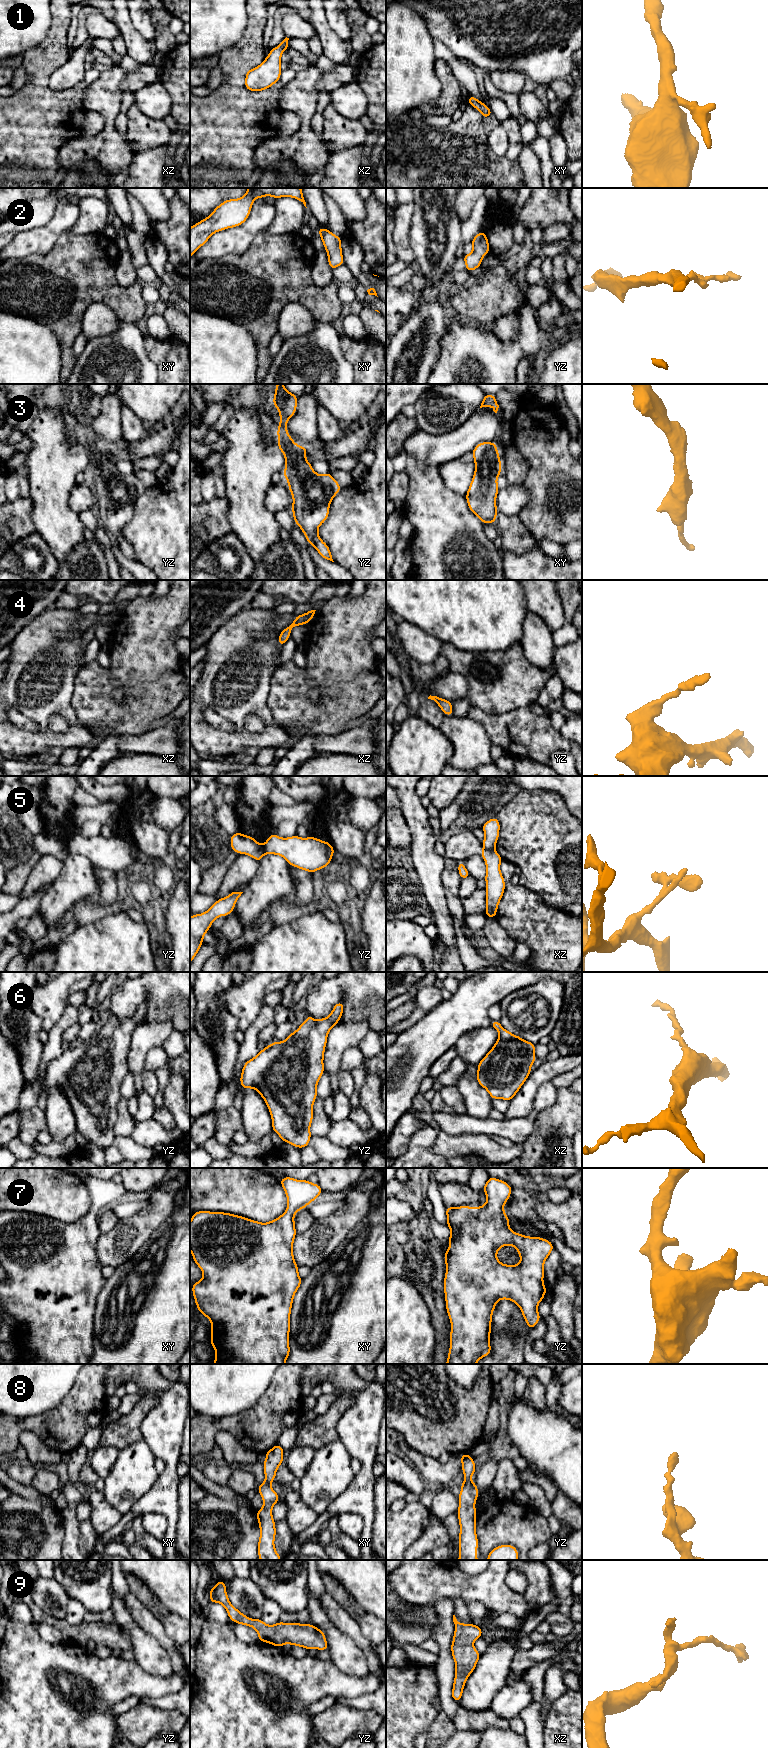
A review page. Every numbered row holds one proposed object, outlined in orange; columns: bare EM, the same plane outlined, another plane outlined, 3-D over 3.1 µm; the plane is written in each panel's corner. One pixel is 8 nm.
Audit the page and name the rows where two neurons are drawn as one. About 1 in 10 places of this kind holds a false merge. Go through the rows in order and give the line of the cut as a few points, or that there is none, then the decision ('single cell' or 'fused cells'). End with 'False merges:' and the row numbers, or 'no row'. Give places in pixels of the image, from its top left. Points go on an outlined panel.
1: cut none; single cell
2: cut none; single cell
3: cut none; single cell
4: cut none; single cell
5: cut xz (484, 848), (493, 849); fused cells
6: cut none; single cell
7: cut none; single cell
8: cut none; single cell
9: cut none; single cell
False merges: 5

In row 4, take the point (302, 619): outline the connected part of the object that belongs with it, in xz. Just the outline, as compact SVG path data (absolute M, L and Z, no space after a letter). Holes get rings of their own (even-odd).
M311 610L305 614L296 616L295 620L280 633L280 635L278 637L279 645L283 646L284 643L290 638L290 632L293 627L299 626L299 625L304 625L304 624L312 621L315 611L316 610Z

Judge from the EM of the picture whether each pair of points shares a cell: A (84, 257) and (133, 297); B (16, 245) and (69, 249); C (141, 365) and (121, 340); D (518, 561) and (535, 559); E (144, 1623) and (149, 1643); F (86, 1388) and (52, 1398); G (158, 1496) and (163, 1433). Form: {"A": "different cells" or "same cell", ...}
{"A": "same cell", "B": "different cells", "C": "same cell", "D": "same cell", "E": "different cells", "F": "different cells", "G": "same cell"}

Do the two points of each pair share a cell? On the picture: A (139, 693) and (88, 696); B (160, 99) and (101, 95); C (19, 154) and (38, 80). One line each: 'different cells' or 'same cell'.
A: same cell
B: different cells
C: same cell

